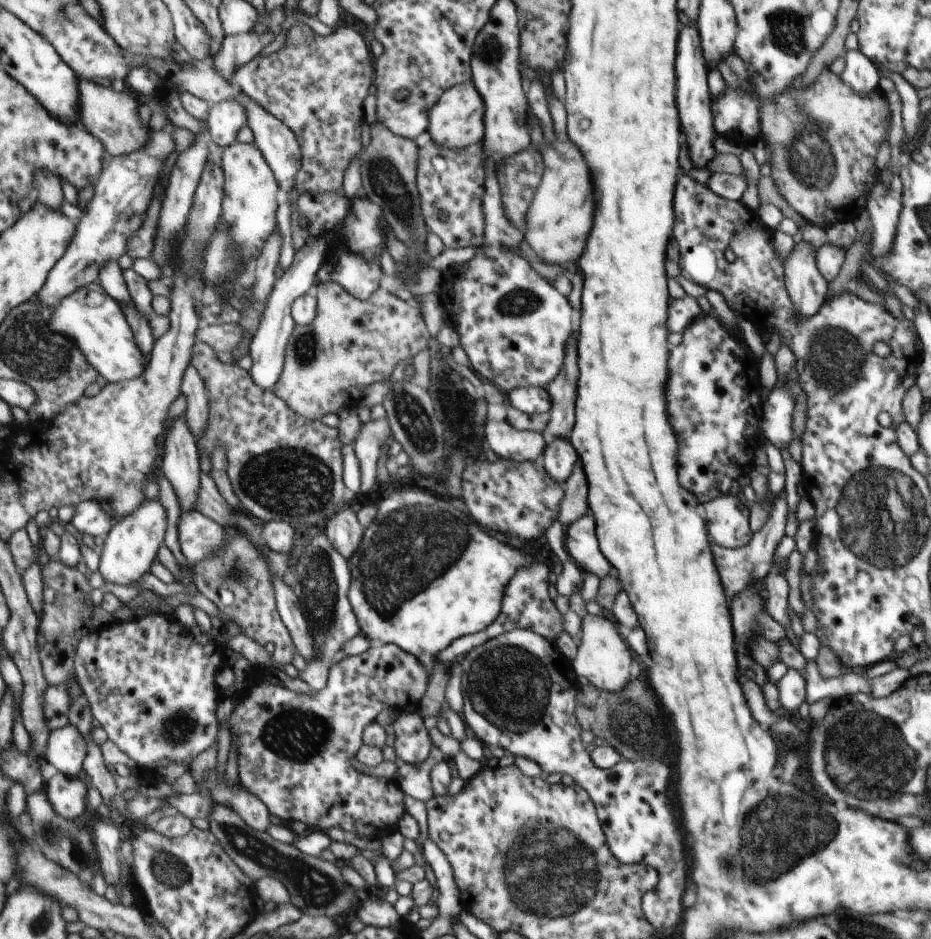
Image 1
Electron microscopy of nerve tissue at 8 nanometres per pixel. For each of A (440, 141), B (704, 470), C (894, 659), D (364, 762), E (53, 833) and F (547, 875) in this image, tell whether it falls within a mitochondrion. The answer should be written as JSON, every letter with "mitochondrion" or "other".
{"A":"other","B":"other","C":"other","D":"other","E":"mitochondrion","F":"mitochondrion"}

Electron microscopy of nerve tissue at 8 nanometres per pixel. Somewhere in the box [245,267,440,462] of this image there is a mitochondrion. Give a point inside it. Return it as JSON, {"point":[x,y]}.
{"point":[304,351]}

